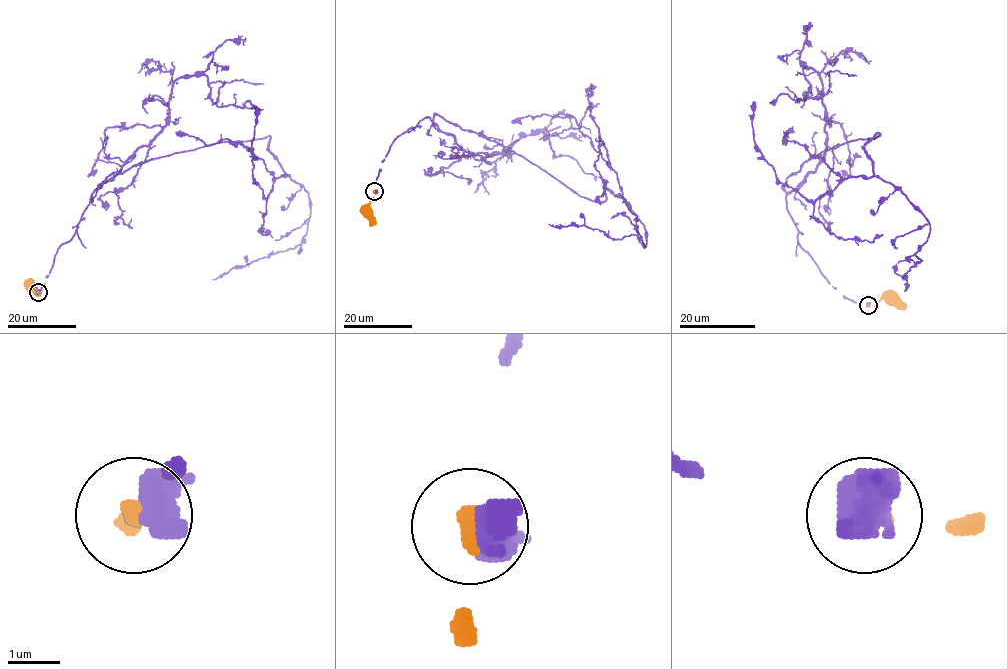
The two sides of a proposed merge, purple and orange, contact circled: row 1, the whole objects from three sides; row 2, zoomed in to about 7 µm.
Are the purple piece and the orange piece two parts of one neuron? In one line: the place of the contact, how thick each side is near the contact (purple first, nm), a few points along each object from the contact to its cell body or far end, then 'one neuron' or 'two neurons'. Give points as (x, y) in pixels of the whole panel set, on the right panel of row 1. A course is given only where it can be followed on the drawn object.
at (868, 305); 800 nm thick on the purple side, 280 nm on the other; purple runs (868, 305), (829, 284), (787, 208), (822, 151), (879, 135), (873, 173), (928, 223), (904, 291); orange runs (868, 305), (876, 306), (888, 296), (890, 298); one neuron

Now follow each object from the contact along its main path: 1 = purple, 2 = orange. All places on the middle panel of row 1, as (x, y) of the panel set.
1: (374, 191), (390, 146), (438, 114), (580, 196), (620, 196), (645, 246), (549, 224)
2: (373, 191), (367, 211)

